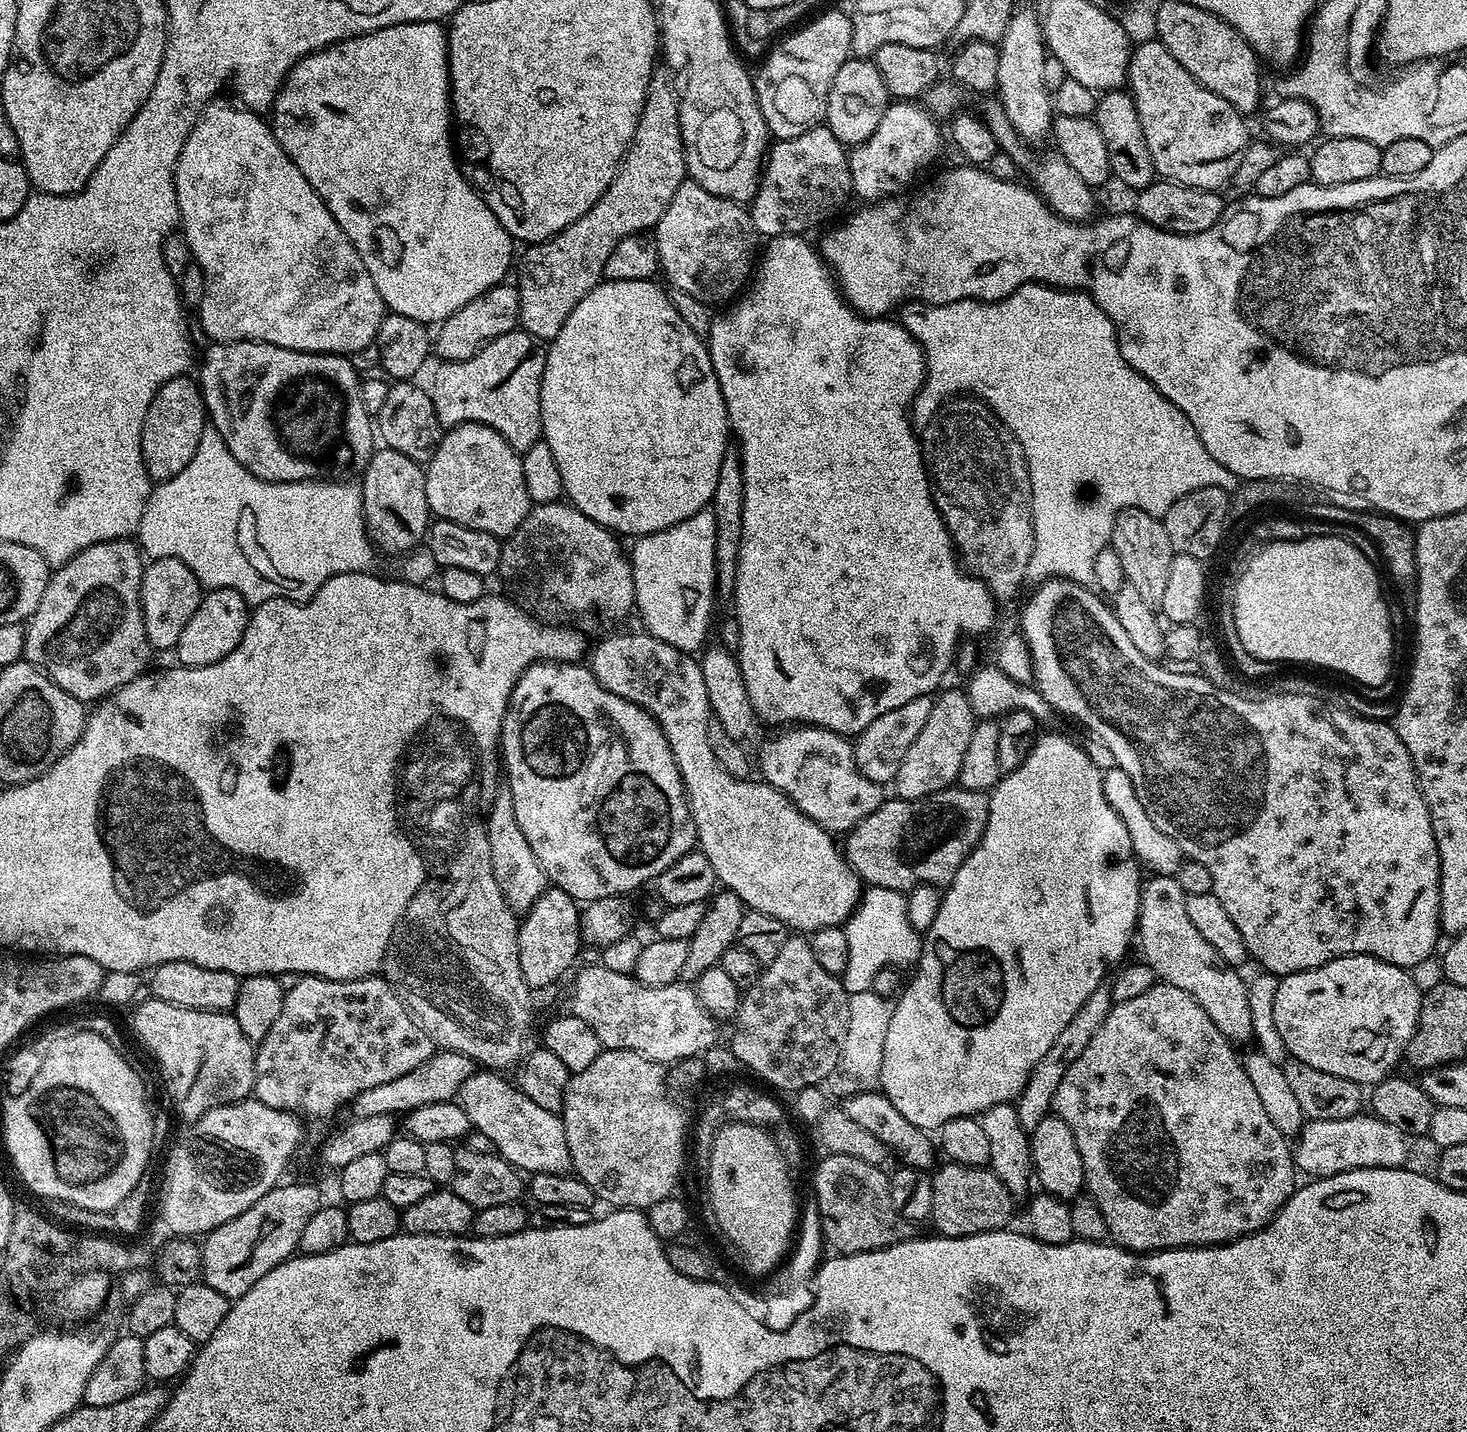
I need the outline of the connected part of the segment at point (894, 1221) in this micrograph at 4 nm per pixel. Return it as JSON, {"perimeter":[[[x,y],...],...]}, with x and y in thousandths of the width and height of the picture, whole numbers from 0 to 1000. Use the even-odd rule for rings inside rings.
{"perimeter":[[[562,808],[554,821],[554,830],[559,846],[559,859],[568,875],[581,877],[622,865],[622,853],[615,851],[607,839],[606,819],[602,815],[588,811],[588,809]]]}

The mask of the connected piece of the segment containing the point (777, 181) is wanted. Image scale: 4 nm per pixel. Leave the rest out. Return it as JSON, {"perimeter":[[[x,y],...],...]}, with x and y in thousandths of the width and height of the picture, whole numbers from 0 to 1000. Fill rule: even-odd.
{"perimeter":[[[563,88],[549,91],[549,94],[544,94],[544,96],[529,98],[523,107],[515,138],[511,140],[511,150],[516,166],[551,163],[553,159],[556,159],[558,156],[564,157],[566,151],[572,152],[573,145],[577,141],[578,137],[581,136],[579,108],[579,104],[571,96],[569,96],[569,94]]]}

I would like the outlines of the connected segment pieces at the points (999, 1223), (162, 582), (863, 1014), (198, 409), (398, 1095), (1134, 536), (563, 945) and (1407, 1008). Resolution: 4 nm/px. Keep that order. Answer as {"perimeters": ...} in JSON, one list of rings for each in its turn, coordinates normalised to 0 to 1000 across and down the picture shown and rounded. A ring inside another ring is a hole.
{"perimeters":[[[[648,811],[642,813],[635,819],[637,842],[634,855],[638,857],[636,858],[640,862],[663,863],[670,860],[680,860],[688,857],[691,849],[691,837],[683,828],[682,823],[676,819],[676,815],[662,816]]],[[[114,388],[110,391],[104,390],[99,396],[98,405],[95,407],[95,418],[98,426],[98,439],[104,453],[119,453],[121,446],[124,446],[124,439],[127,438],[127,434],[130,434],[130,429],[135,426],[137,416],[138,409],[127,392]]],[[[594,691],[579,694],[578,697],[578,718],[574,728],[574,736],[571,739],[571,744],[569,744],[566,752],[566,758],[567,757],[568,761],[573,765],[573,767],[596,763],[600,760],[601,733],[604,730],[604,720],[607,709],[606,700]]],[[[128,261],[119,263],[118,265],[113,267],[105,275],[102,286],[100,286],[95,314],[102,336],[111,337],[119,334],[119,331],[121,331],[121,328],[124,328],[124,325],[127,325],[127,323],[132,320],[135,306],[138,306],[140,295],[139,274],[137,274],[136,267],[130,263]]],[[[305,733],[295,734],[294,737],[288,744],[282,744],[279,750],[274,750],[274,753],[269,753],[269,756],[260,756],[260,758],[252,758],[252,761],[247,761],[241,769],[243,779],[252,781],[255,778],[263,778],[268,780],[270,777],[277,778],[285,772],[290,772],[296,770],[308,768],[314,760],[325,748],[326,744],[318,736]]],[[[778,355],[765,355],[761,360],[761,367],[758,368],[757,382],[761,385],[762,390],[765,390],[765,398],[768,408],[776,412],[778,420],[789,423],[795,413],[798,392],[800,388],[793,362]]],[[[374,619],[367,627],[367,630],[364,630],[364,633],[361,637],[357,638],[356,642],[354,643],[353,647],[353,672],[356,675],[356,683],[359,685],[361,691],[374,690],[378,684],[382,684],[387,678],[391,678],[390,672],[393,670],[393,667],[397,663],[397,657],[395,655],[395,638],[396,632],[391,627],[389,627],[389,624],[386,624],[382,620]]],[[[913,668],[898,676],[873,682],[871,694],[868,694],[868,716],[874,722],[878,737],[890,742],[890,744],[904,747],[904,750],[920,753],[928,758],[940,757],[956,740],[968,714],[969,690],[963,685],[963,682],[962,678],[936,668]]]]}

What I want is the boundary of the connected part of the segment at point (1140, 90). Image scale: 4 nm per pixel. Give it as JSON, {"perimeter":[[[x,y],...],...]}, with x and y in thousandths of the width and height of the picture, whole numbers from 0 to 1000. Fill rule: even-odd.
{"perimeter":[[[789,27],[775,31],[771,34],[768,59],[774,72],[776,85],[778,85],[778,94],[781,94],[781,103],[784,105],[789,124],[812,131],[834,132],[834,128],[836,129],[844,119],[852,100],[851,89],[848,87],[849,82],[846,78],[841,77],[836,68],[830,68],[830,66],[819,61]]]}

